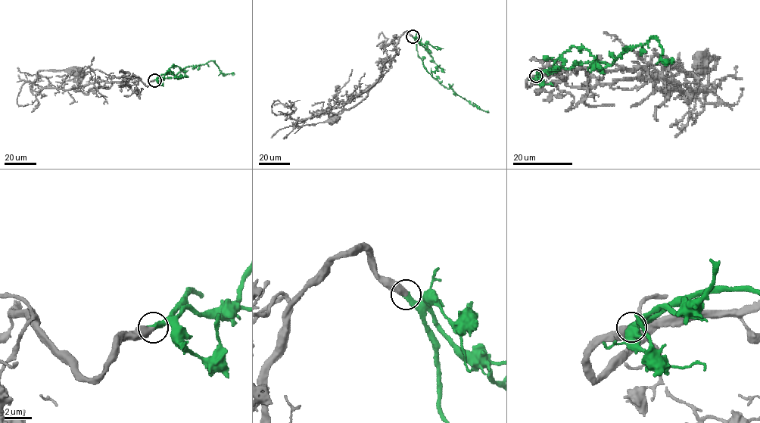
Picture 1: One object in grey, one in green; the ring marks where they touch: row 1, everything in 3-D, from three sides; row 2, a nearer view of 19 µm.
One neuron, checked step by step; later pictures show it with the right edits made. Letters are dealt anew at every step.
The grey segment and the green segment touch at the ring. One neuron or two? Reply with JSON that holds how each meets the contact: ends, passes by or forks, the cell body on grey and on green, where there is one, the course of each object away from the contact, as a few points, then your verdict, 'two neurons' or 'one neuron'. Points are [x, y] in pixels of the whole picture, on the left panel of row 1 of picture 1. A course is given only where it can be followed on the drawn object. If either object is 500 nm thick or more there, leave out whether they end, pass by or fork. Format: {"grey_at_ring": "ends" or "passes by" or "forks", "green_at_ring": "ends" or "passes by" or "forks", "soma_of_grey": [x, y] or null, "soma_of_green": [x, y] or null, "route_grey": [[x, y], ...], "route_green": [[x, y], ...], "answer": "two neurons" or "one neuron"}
{"soma_of_grey": [78, 73], "soma_of_green": null, "route_grey": [[154, 80], [59, 89], [38, 73], [79, 73]], "route_green": [[154, 80], [163, 74], [175, 75], [185, 67], [204, 64], [210, 60], [221, 73], [235, 73]], "answer": "one neuron"}

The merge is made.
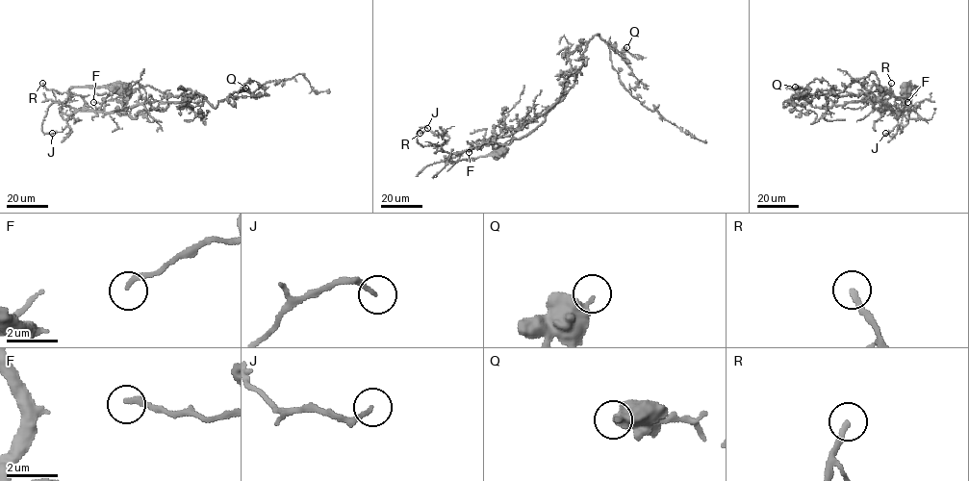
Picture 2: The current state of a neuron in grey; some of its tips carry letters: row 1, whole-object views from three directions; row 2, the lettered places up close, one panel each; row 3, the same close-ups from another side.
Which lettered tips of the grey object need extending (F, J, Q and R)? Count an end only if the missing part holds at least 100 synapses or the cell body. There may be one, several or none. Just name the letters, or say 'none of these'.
none of these

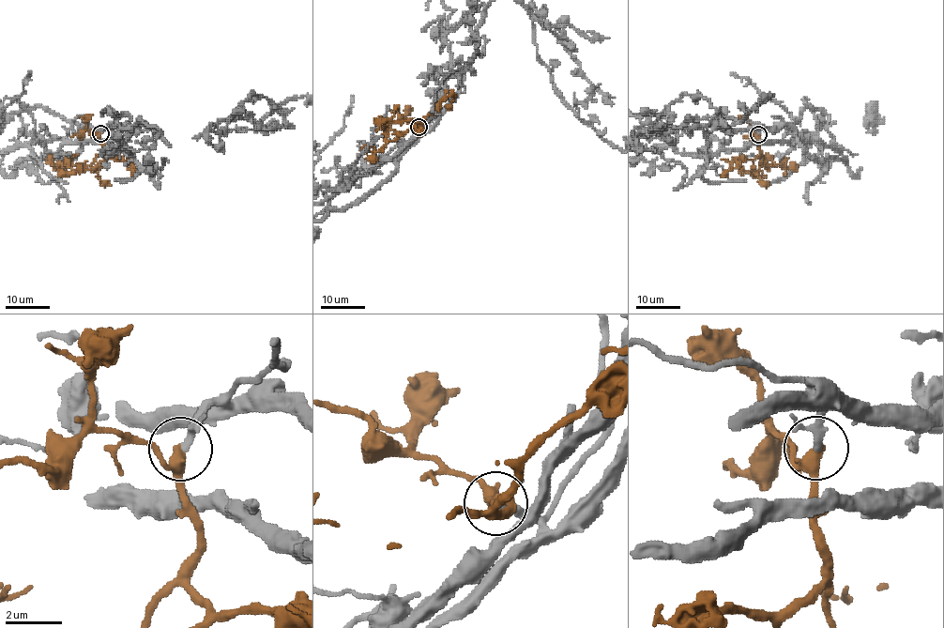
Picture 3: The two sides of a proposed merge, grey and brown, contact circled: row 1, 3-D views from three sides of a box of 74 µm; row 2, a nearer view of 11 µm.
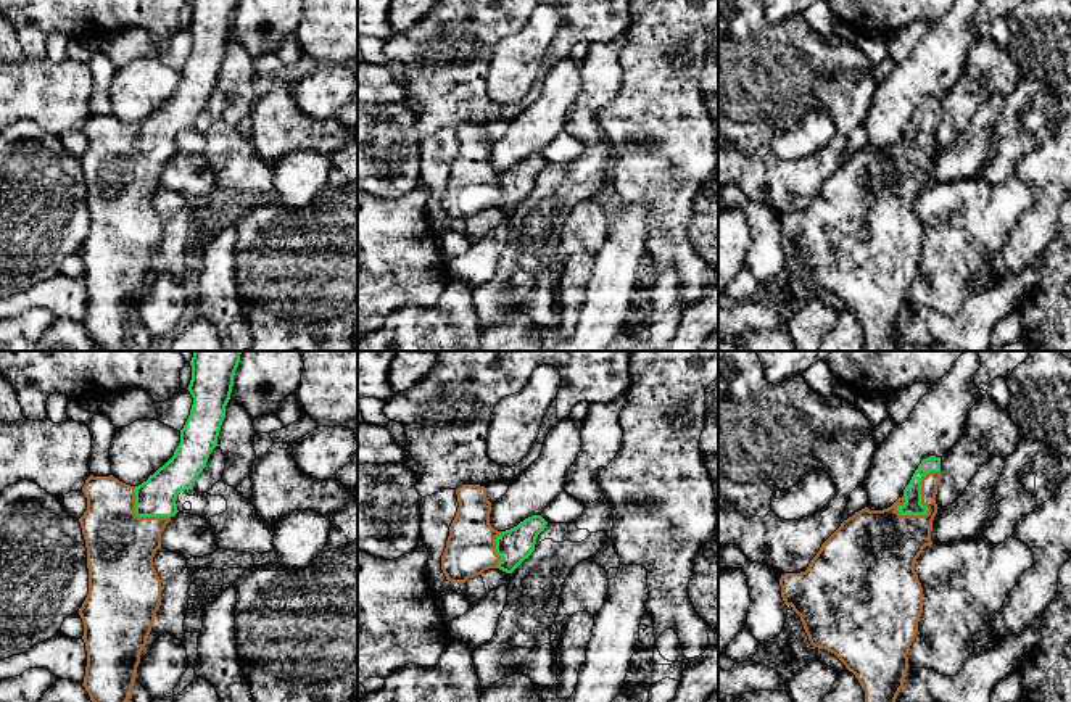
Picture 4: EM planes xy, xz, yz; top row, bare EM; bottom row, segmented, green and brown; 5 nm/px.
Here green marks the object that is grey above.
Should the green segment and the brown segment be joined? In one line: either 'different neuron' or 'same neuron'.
same neuron

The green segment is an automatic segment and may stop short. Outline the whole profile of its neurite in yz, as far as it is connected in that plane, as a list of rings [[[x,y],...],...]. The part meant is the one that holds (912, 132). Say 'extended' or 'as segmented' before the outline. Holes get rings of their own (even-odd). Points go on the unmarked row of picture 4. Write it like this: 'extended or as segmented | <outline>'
extended | [[[941,97],[921,100],[891,147],[855,151],[821,184],[805,211],[779,217],[781,237],[800,256],[813,287],[834,293],[865,330],[865,351],[900,351],[895,338],[908,311],[908,290],[923,251],[915,201],[931,180],[937,153]]]

